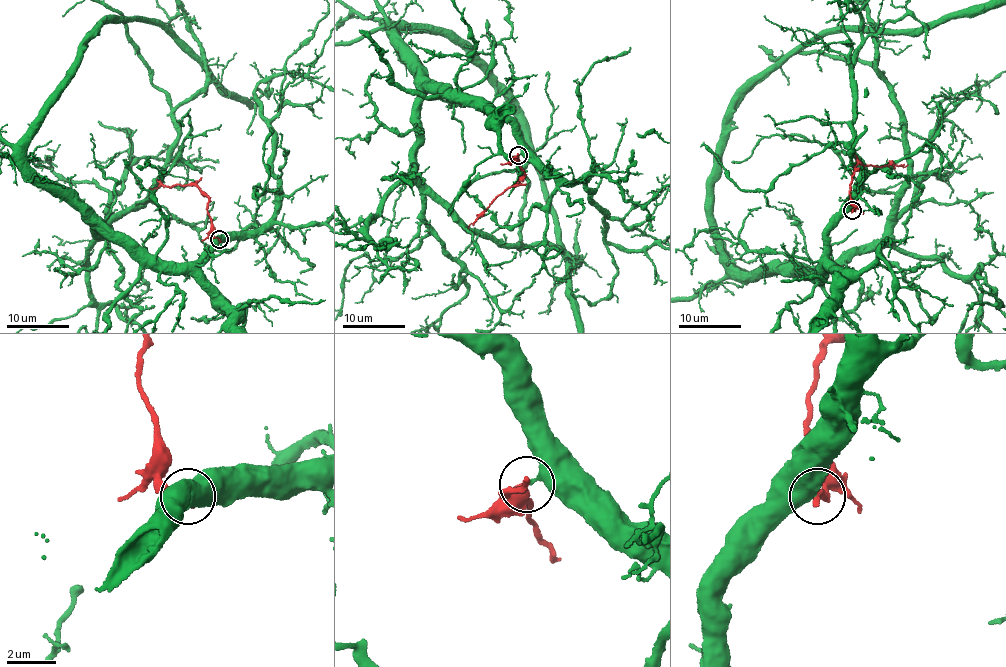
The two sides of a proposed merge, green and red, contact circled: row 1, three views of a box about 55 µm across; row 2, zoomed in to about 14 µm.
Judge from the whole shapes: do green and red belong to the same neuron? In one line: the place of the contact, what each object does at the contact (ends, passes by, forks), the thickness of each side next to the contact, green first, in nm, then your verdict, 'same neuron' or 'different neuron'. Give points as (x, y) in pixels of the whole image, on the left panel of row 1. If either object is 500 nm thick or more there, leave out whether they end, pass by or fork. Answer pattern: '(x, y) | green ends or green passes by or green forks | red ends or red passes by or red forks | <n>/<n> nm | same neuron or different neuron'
(219, 239) | green ends | red ends | 360/240 nm | different neuron

